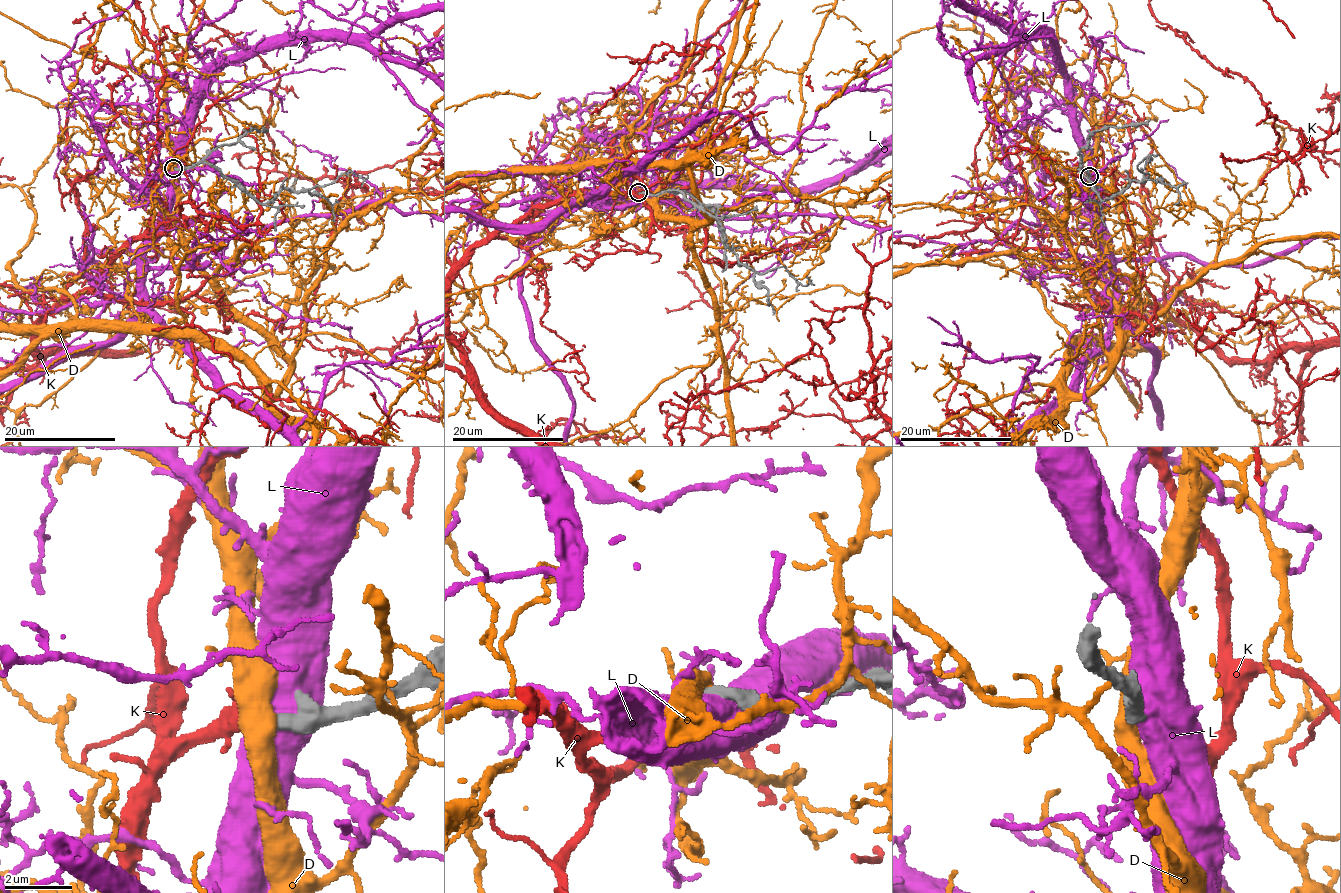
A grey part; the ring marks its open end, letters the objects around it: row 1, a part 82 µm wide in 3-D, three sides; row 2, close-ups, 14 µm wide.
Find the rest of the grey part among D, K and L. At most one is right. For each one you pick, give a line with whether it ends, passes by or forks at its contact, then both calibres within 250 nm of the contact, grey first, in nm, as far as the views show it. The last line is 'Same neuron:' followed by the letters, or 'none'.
K: It ends there. Thickness 360 nm (grey) against 420 nm
Same neuron: K

